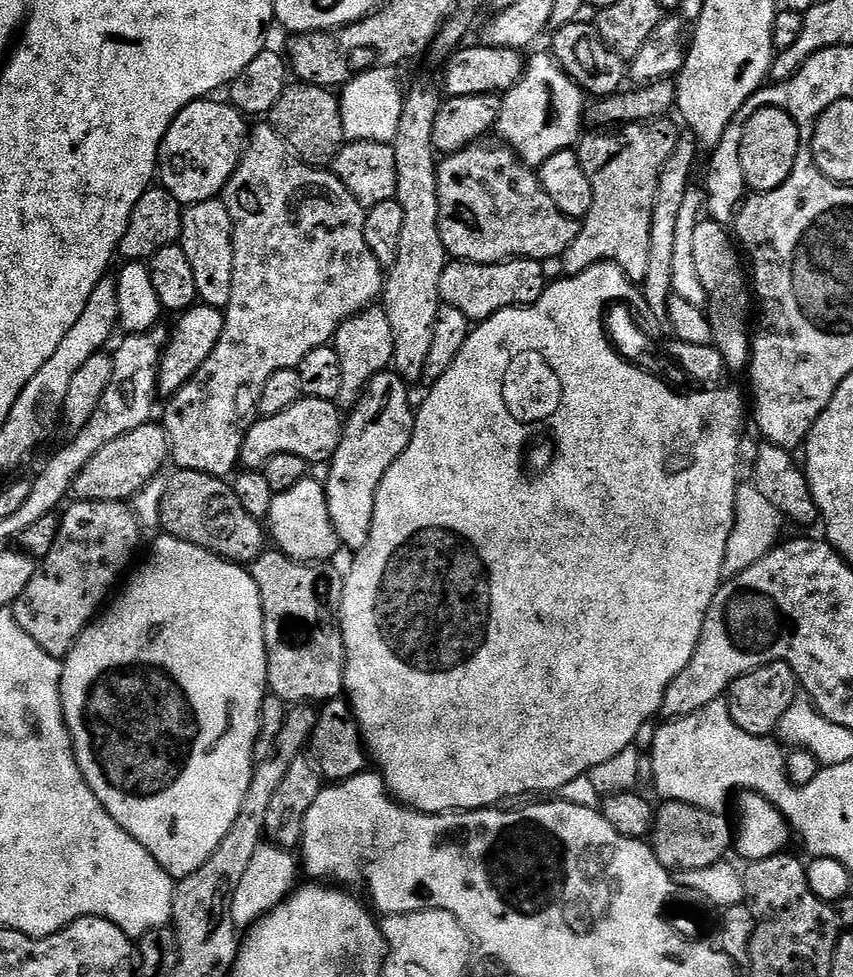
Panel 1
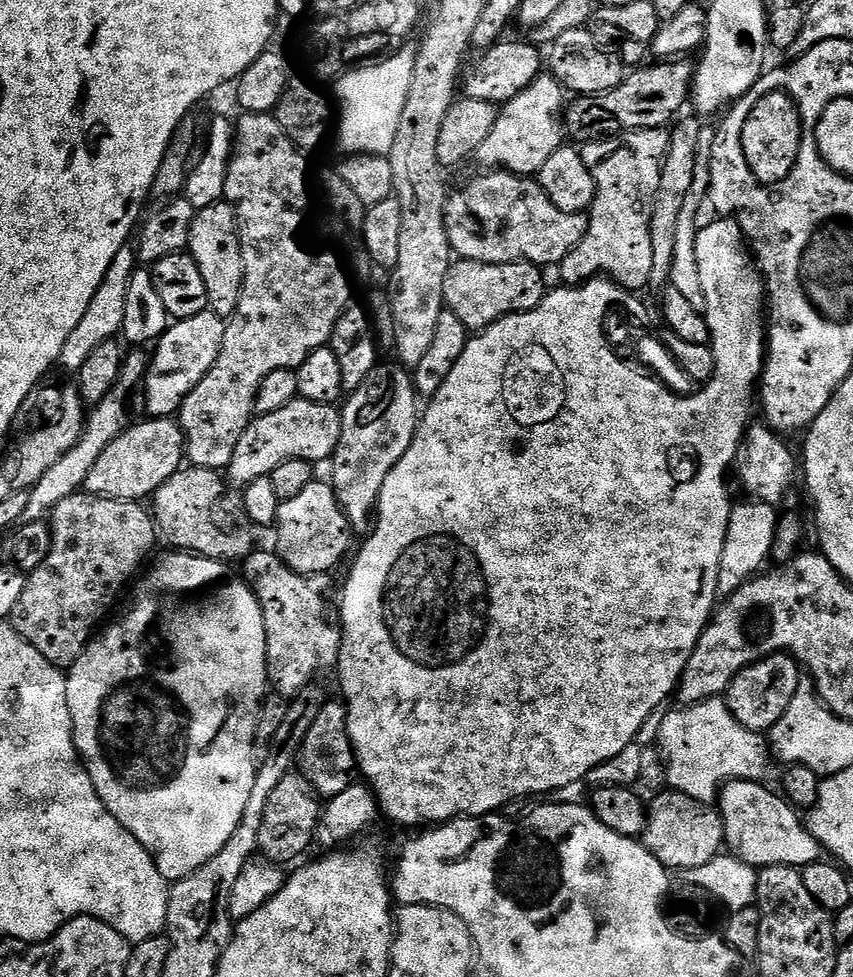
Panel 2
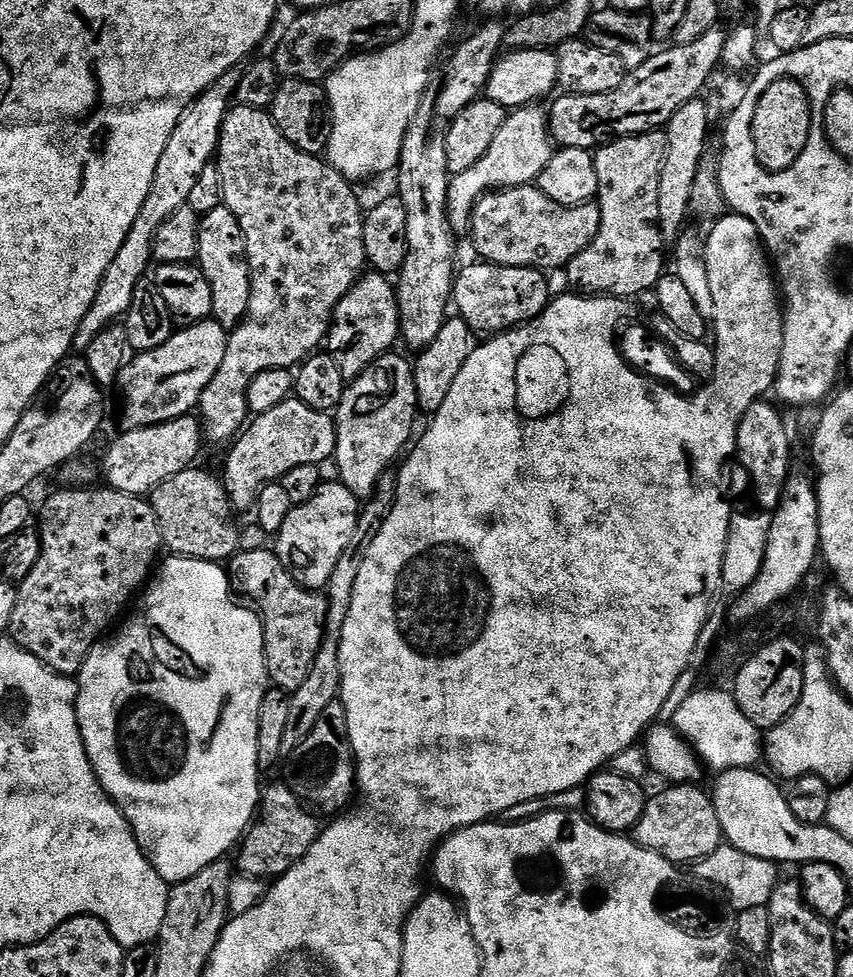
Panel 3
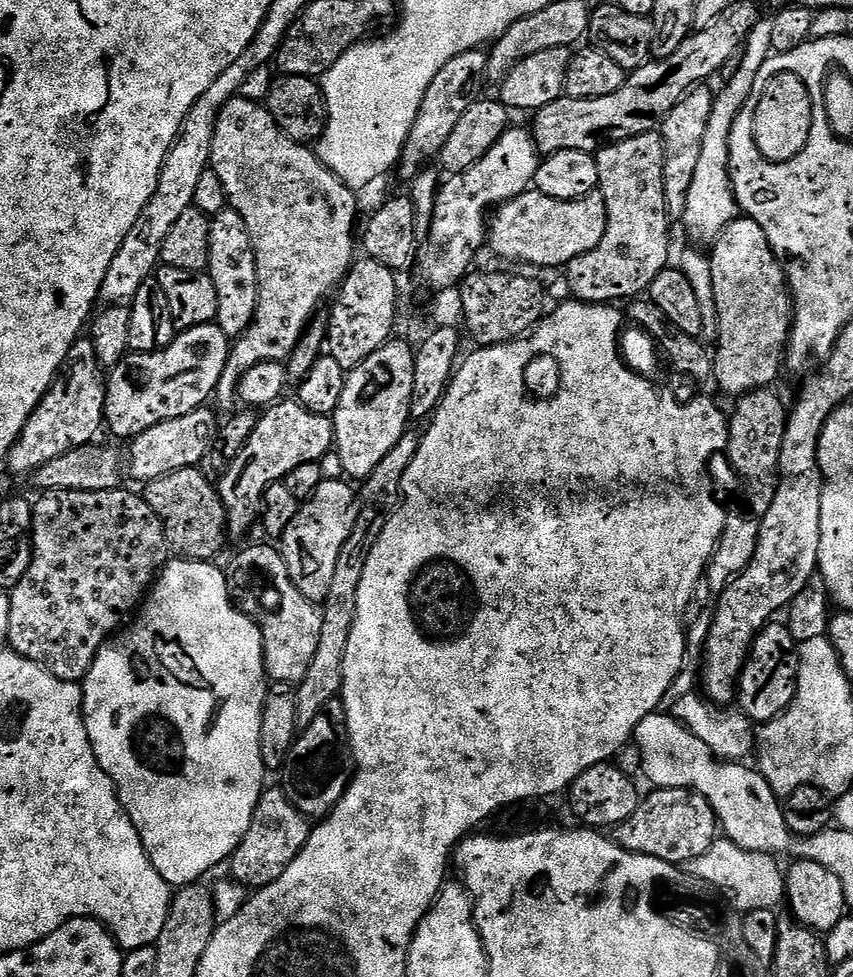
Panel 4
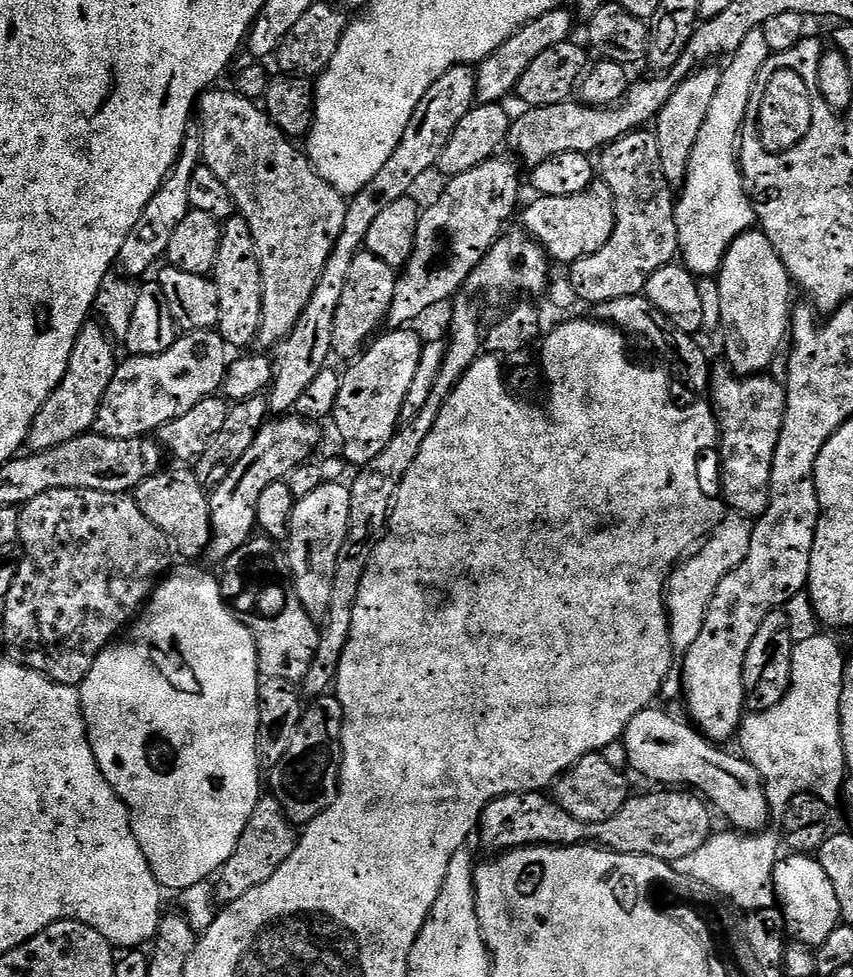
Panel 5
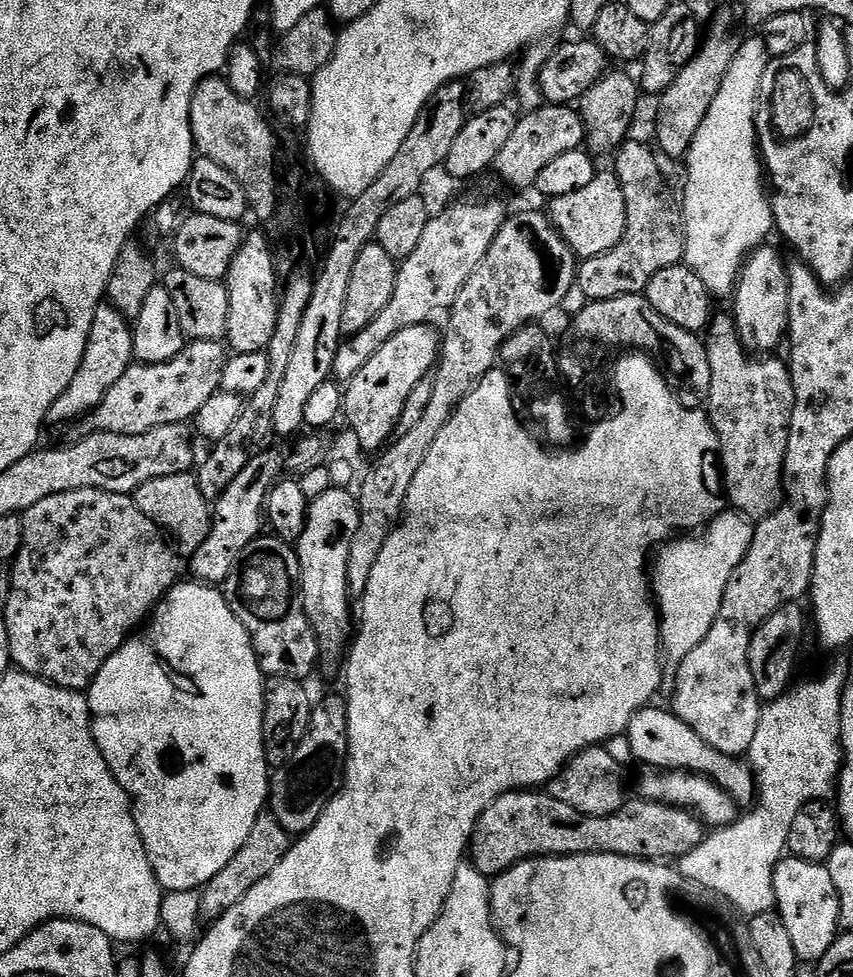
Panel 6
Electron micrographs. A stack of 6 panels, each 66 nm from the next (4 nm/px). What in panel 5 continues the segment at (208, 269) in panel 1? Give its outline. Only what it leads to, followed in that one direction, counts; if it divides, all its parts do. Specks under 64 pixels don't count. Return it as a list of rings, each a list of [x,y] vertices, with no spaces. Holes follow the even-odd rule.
[[[237,214],[223,221],[220,236],[220,250],[216,259],[214,279],[218,286],[218,298],[220,302],[220,322],[218,330],[226,342],[232,344],[233,349],[244,350],[247,344],[256,344],[256,336],[260,333],[262,322],[262,270],[260,269],[260,258],[256,249],[256,239],[250,230],[247,220]]]

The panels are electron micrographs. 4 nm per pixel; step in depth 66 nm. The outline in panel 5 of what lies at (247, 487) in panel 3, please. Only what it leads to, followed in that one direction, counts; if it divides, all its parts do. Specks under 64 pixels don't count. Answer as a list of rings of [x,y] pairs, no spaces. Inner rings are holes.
[[[284,414],[264,424],[254,446],[234,461],[224,481],[216,489],[211,489],[213,537],[208,543],[207,559],[216,564],[231,561],[232,555],[253,539],[255,532],[252,531],[258,528],[258,500],[265,493],[266,486],[274,486],[274,482],[284,480],[299,464],[313,459],[312,451],[320,444],[320,428],[319,423],[305,420],[299,414]]]

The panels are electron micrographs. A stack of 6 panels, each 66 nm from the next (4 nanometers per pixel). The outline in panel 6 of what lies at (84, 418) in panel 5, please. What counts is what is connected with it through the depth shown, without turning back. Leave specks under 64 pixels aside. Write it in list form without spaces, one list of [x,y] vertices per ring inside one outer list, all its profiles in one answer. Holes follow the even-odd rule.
[[[105,302],[98,306],[94,314],[94,322],[90,326],[90,338],[86,342],[86,354],[82,354],[82,366],[78,366],[78,374],[66,386],[62,398],[54,402],[48,411],[47,423],[68,424],[71,420],[83,421],[84,417],[99,406],[102,398],[126,374],[126,370],[134,362],[134,338],[132,337],[133,325],[129,317],[123,316],[117,308]]]

